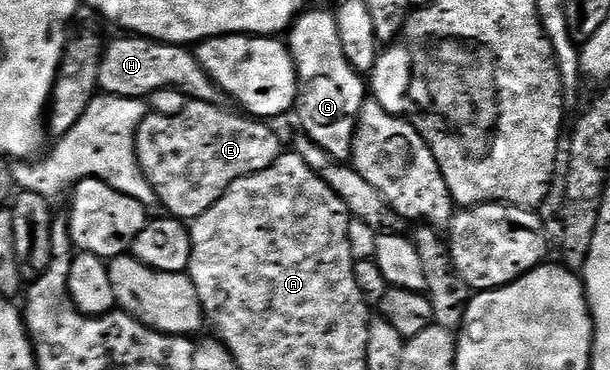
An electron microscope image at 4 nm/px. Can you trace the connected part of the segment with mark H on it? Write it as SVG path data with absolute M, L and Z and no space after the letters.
M131 33L109 42L104 48L104 56L100 59L98 69L99 90L106 95L117 95L122 98L147 100L156 90L172 87L180 90L189 100L198 103L225 102L224 90L202 69L195 54L187 46L175 43L157 43L154 39L146 39L142 35Z

